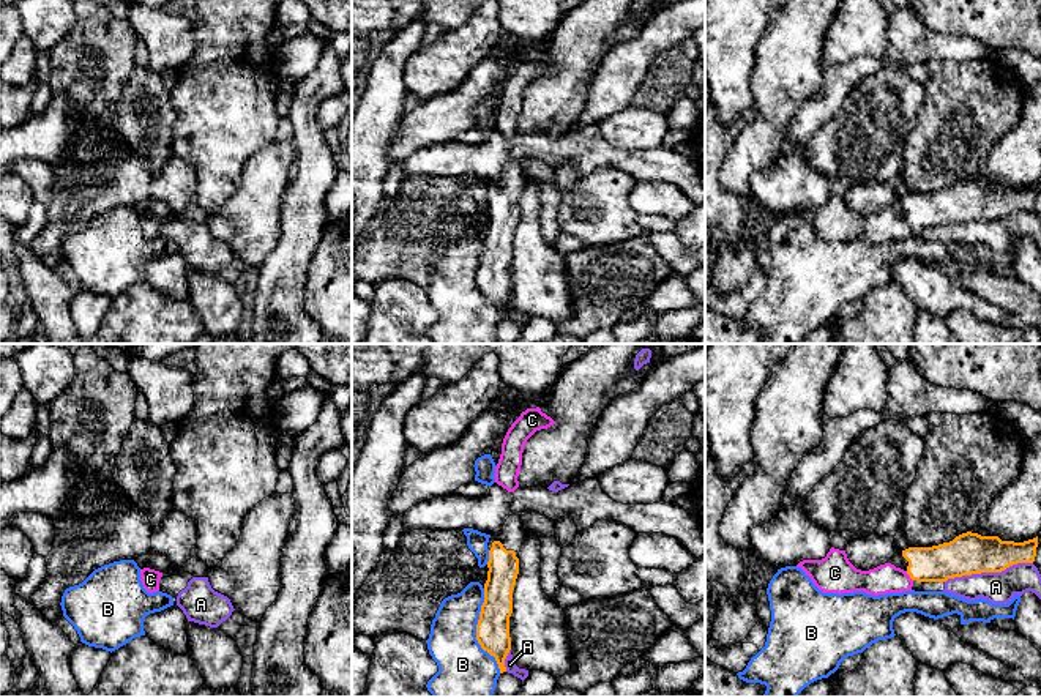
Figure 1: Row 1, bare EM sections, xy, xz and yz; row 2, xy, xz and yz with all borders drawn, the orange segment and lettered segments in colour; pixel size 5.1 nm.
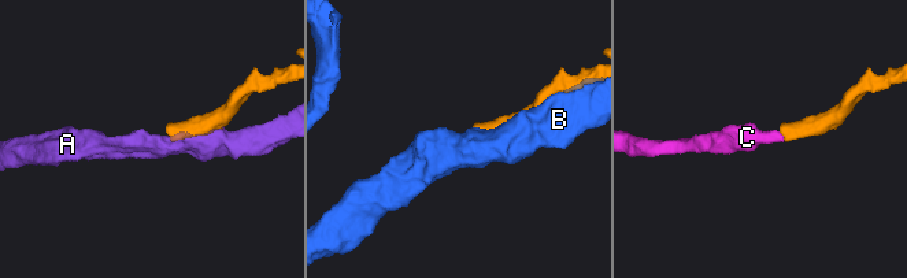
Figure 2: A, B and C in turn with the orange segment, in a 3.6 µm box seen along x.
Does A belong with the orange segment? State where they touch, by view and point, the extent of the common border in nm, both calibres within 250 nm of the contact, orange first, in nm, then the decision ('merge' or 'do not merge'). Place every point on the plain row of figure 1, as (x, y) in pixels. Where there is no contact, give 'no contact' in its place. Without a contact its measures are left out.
meets orange in yz at (988, 218); contact 460 nm long; 220 nm thick on the orange side, 160 nm on the other; do not merge

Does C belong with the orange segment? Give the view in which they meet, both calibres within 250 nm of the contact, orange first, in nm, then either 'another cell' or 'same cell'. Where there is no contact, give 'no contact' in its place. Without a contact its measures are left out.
meets orange in yz; 190 nm thick on the orange side, 150 nm on the other; same cell

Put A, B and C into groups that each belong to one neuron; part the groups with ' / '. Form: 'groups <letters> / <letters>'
groups A B / C

